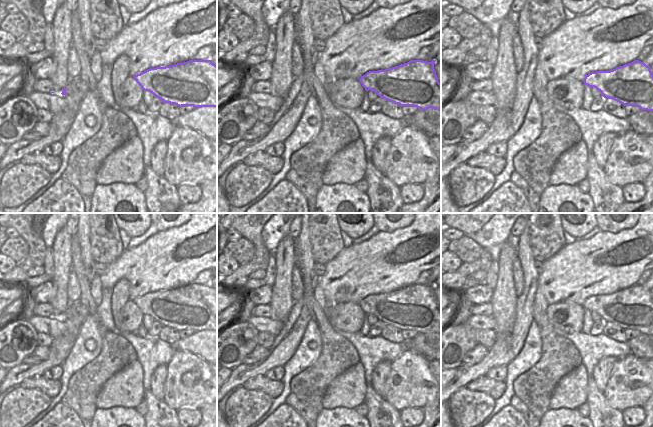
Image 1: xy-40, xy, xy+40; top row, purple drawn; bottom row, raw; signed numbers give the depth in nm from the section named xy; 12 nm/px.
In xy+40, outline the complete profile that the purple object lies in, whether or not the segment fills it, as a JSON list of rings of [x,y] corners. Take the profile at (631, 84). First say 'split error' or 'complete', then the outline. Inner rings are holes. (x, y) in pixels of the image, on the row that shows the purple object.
complete; [[[639,60],[610,71],[591,72],[583,82],[600,91],[604,98],[613,99],[624,106],[653,111],[653,74],[650,66]]]

